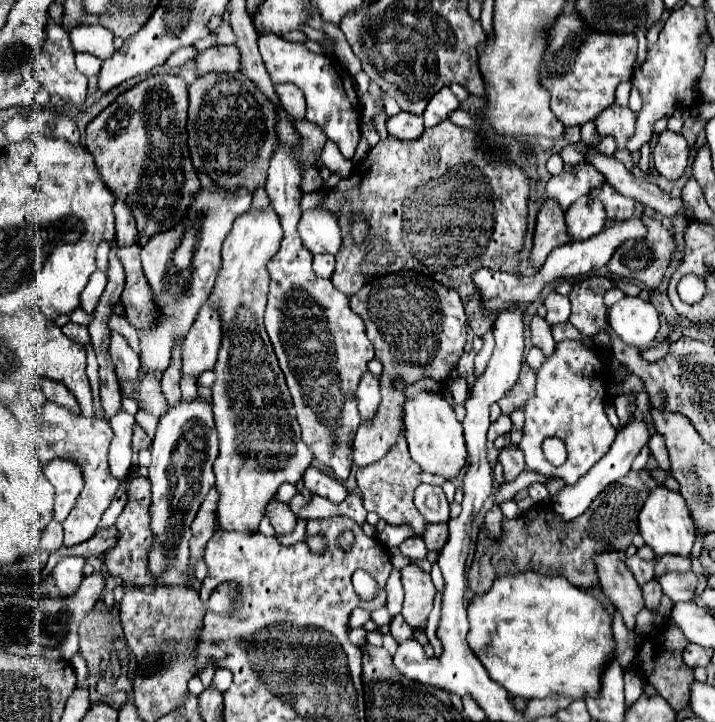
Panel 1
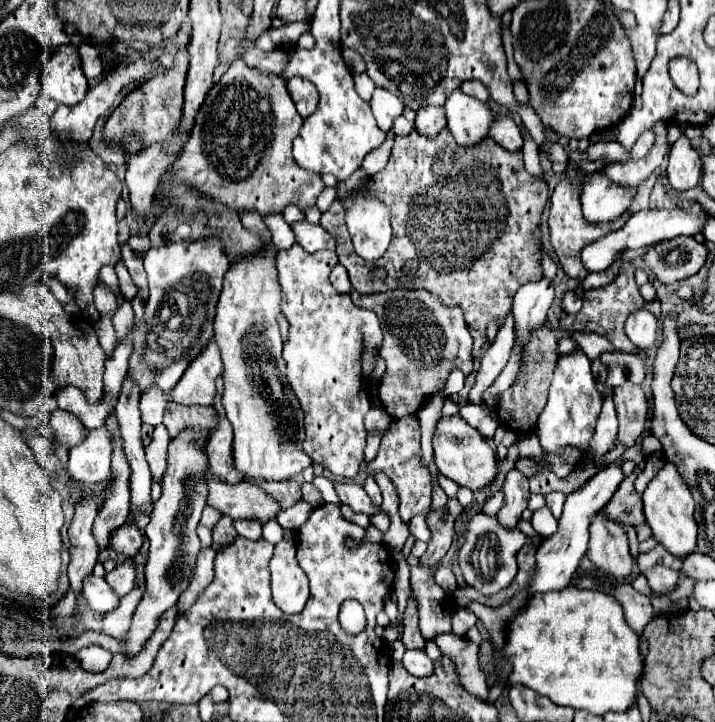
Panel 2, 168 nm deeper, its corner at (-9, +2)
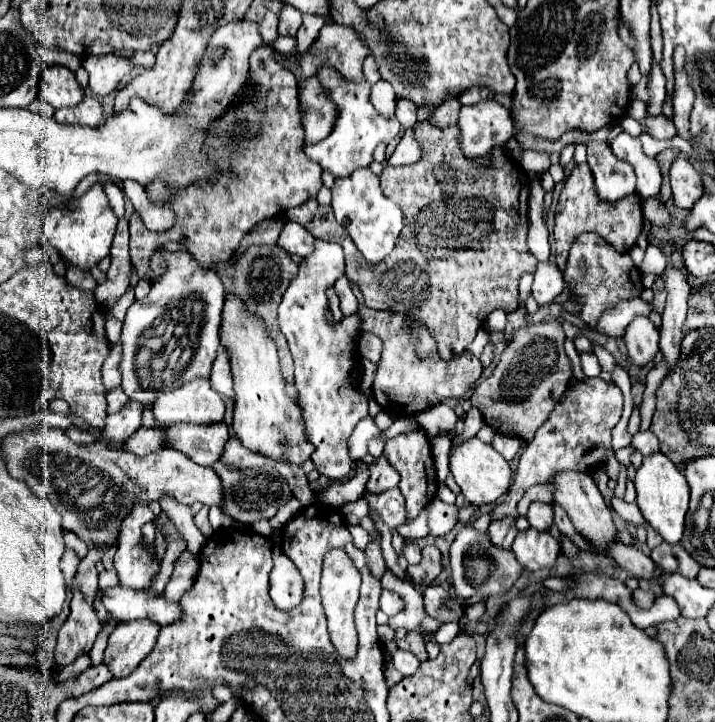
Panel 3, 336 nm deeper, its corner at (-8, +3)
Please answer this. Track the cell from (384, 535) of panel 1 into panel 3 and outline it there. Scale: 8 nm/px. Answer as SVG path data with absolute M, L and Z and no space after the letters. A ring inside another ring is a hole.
M433 499L427 505L427 513L429 513L429 533L433 537L447 535L457 523L457 507L447 505L441 499Z

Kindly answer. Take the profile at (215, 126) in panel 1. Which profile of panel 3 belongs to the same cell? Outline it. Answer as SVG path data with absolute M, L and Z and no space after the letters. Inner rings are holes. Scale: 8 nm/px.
M263 45L257 49L257 69L255 73L249 71L249 85L245 99L241 105L237 103L235 109L229 109L225 115L219 115L213 123L213 129L205 133L203 151L213 161L215 169L219 171L219 177L213 179L213 183L197 181L183 189L171 189L169 201L161 201L161 205L167 205L175 213L175 225L169 231L149 231L141 219L141 215L135 211L129 219L131 229L131 263L135 265L141 279L153 281L155 275L149 269L149 257L155 247L161 247L165 241L181 241L185 243L187 251L201 263L201 267L213 269L215 263L227 261L239 247L239 241L243 235L259 221L283 215L291 207L303 205L307 199L315 199L321 183L319 165L315 161L309 161L305 153L301 153L303 145L303 125L299 115L299 101L297 101L297 79L289 69L285 69L279 61L273 59L273 49L269 45Z

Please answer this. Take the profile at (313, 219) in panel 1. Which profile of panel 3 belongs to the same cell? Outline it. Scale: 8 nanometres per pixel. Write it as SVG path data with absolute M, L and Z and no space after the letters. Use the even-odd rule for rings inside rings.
M289 221L285 223L283 231L281 231L281 237L279 237L279 245L293 253L293 255L299 255L299 257L307 257L315 251L315 237L299 223L295 221Z

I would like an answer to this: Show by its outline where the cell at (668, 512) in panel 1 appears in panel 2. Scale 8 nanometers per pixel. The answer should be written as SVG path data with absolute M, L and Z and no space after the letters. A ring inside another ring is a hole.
M666 462L662 466L662 470L646 486L642 500L644 500L644 516L654 532L656 542L660 542L666 550L670 550L676 556L692 554L696 550L696 534L698 534L698 526L694 520L694 498L674 464Z

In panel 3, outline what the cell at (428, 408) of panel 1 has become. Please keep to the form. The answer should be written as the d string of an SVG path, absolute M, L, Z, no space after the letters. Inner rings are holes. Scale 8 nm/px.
M471 437L459 445L453 445L451 453L449 453L449 467L451 467L451 473L457 481L457 485L463 491L465 499L471 505L495 503L511 485L509 463L489 443L483 443L479 437Z

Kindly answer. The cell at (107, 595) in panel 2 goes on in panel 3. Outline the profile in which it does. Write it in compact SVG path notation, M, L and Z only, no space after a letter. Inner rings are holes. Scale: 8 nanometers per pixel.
M119 585L103 589L101 603L109 611L109 615L117 621L131 621L145 617L163 627L163 625L171 625L181 617L179 605L165 601L163 595L153 591L125 589Z

